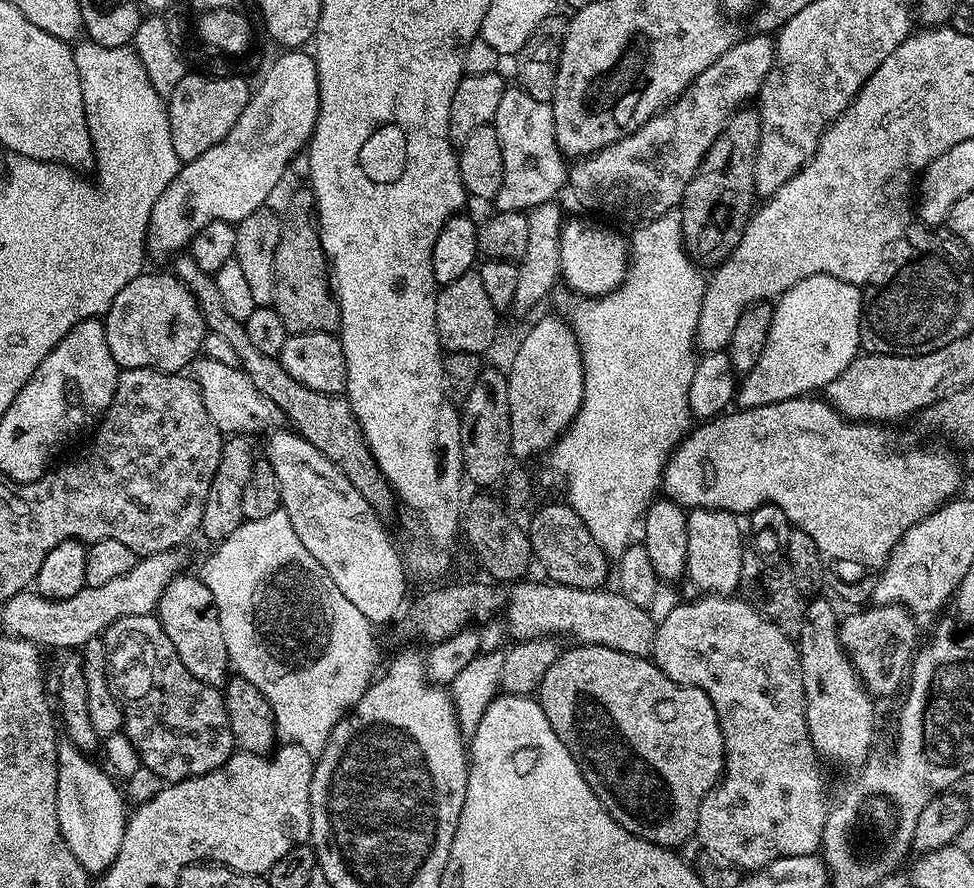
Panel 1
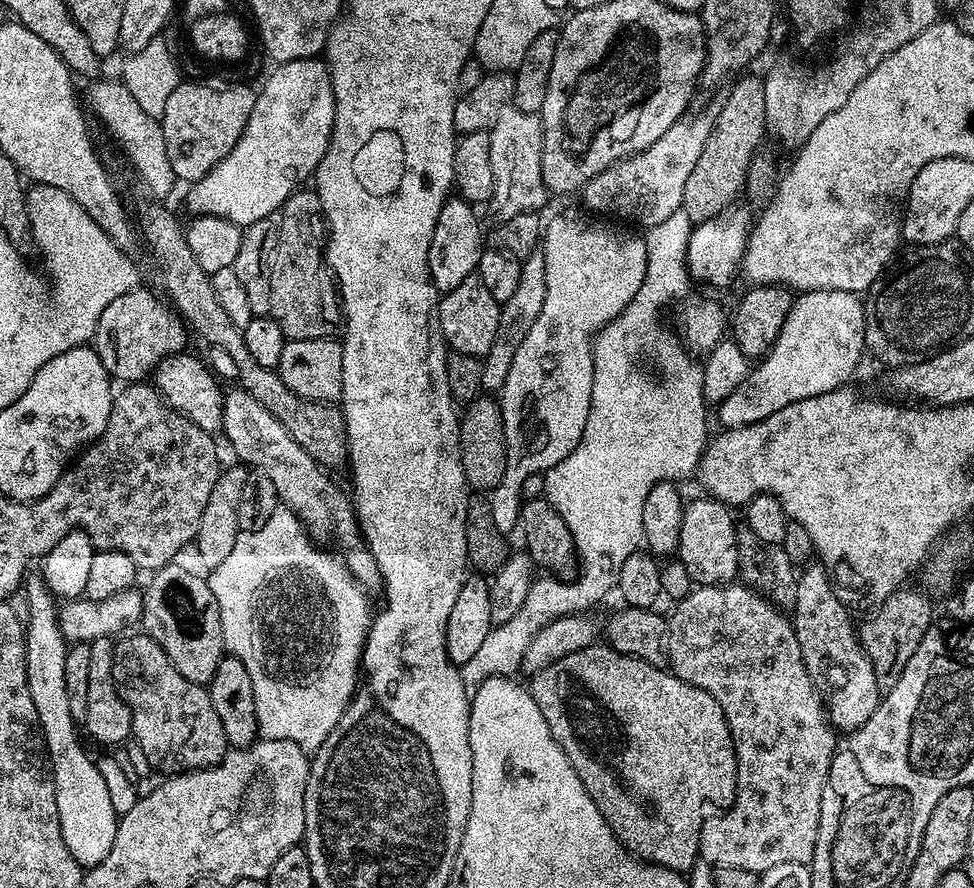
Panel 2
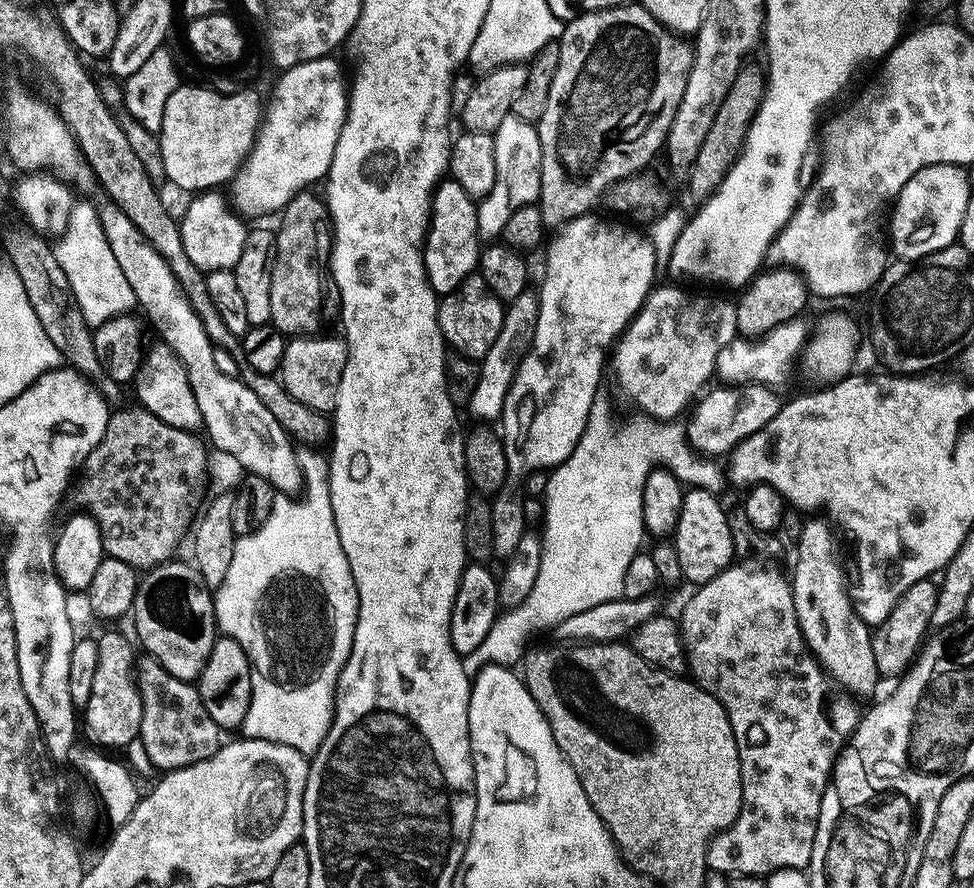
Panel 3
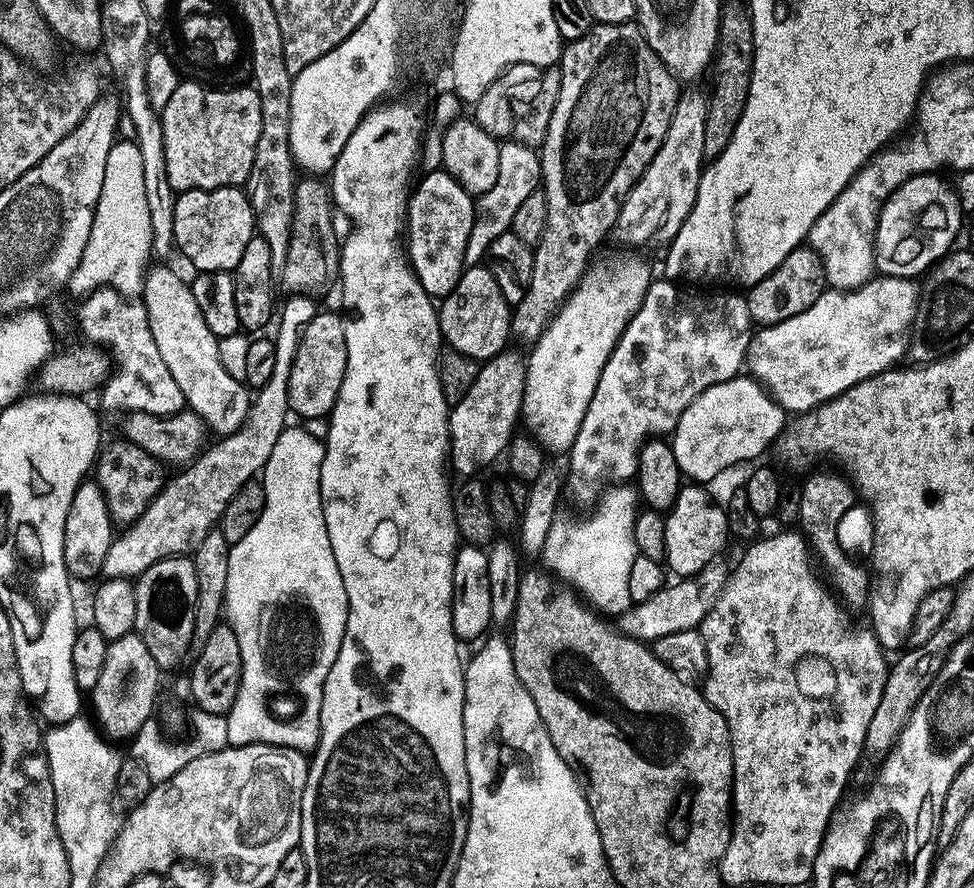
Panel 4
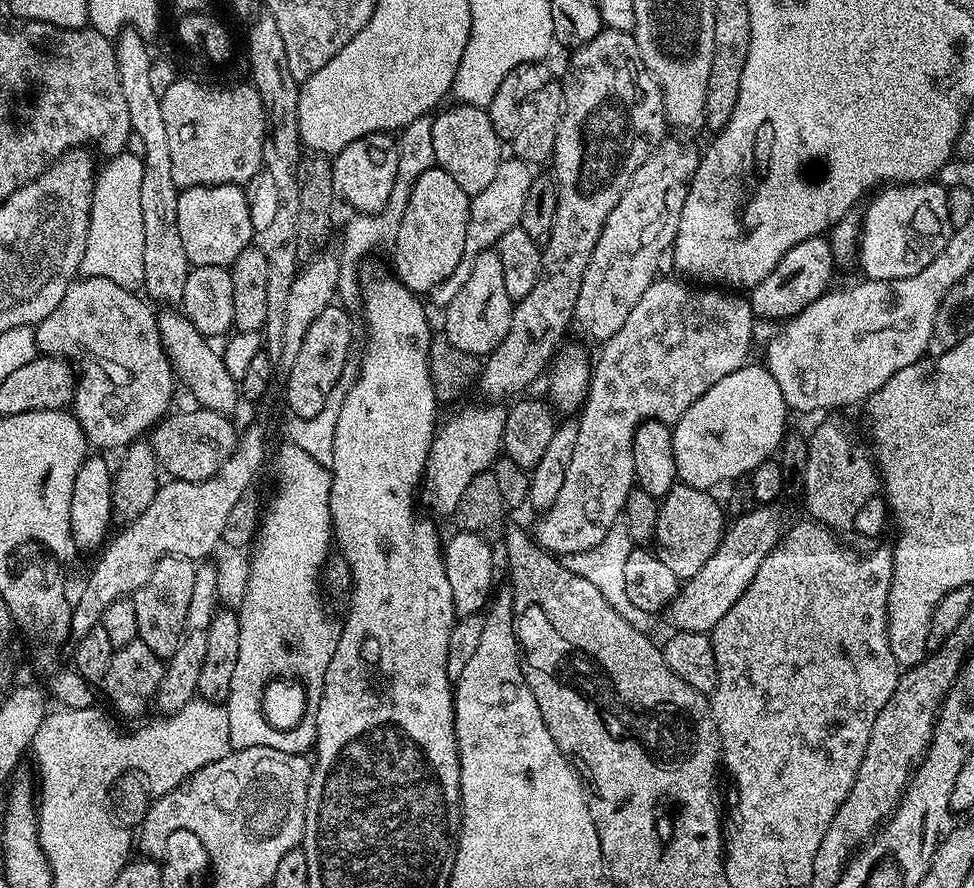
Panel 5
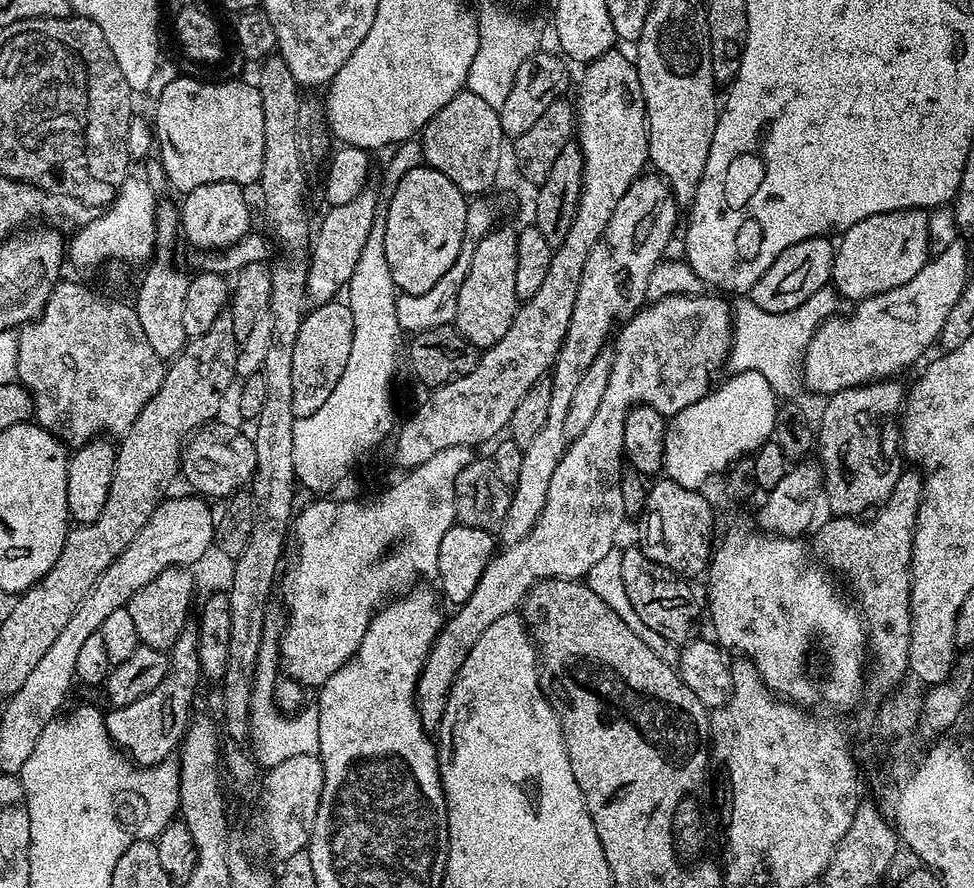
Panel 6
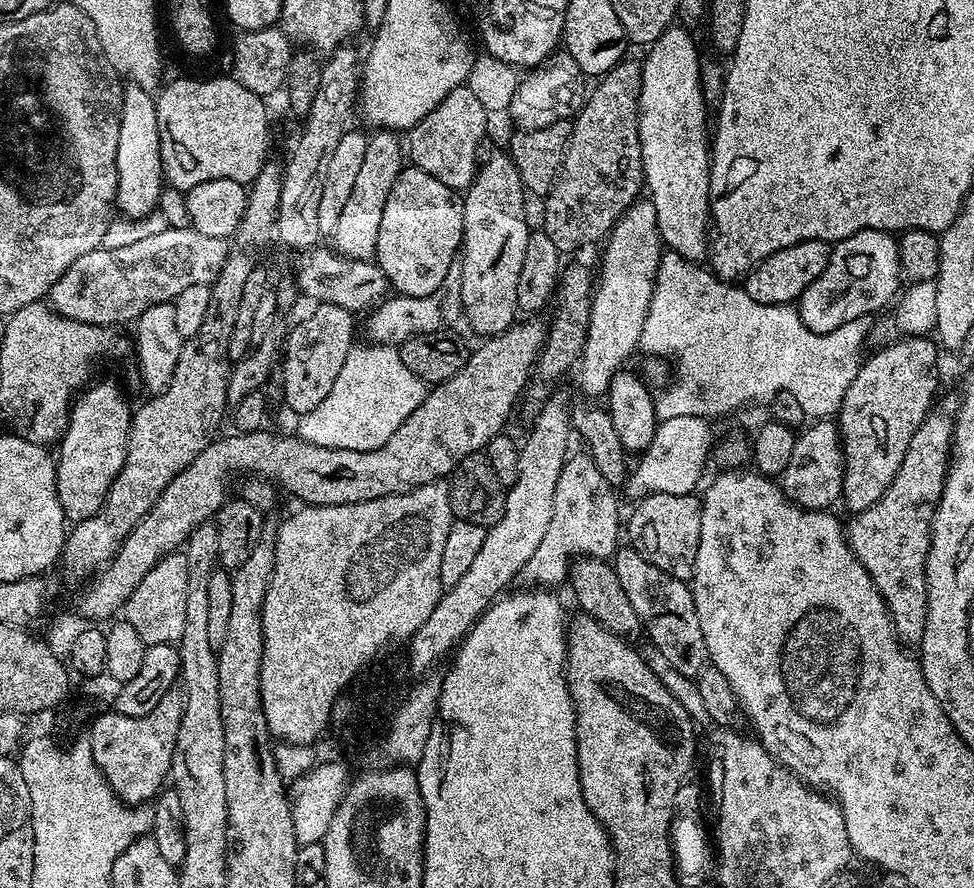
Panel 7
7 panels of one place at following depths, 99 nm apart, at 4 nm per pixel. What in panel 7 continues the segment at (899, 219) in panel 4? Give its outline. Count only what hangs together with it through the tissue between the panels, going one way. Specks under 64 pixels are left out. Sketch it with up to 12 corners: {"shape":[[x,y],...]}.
{"shape":[[897,237],[831,245],[800,295],[811,332],[887,309],[901,288]]}

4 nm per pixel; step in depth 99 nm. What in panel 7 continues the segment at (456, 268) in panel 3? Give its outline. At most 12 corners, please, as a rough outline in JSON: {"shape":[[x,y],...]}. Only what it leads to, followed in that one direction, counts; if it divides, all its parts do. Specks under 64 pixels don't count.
{"shape":[[404,167],[374,257],[401,296],[434,294],[463,242],[463,195]]}

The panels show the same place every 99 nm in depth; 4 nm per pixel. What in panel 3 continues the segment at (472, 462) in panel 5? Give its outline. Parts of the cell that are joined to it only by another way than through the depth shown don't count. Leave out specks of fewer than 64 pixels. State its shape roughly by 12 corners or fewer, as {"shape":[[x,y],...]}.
{"shape":[[540,298],[507,301],[502,330],[479,361],[466,405],[499,421],[522,358],[532,349]]}

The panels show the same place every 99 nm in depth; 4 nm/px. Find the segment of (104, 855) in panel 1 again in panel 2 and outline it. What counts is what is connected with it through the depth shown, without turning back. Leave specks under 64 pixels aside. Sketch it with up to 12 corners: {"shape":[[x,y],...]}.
{"shape":[[43,579],[26,584],[28,689],[66,850],[112,845],[112,788],[67,705],[69,645]]}

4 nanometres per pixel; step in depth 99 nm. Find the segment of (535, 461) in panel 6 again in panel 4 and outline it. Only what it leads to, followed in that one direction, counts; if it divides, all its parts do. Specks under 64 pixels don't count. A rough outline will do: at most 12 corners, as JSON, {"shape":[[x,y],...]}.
{"shape":[[681,91],[628,191],[625,245],[678,234],[706,167],[708,96]]}

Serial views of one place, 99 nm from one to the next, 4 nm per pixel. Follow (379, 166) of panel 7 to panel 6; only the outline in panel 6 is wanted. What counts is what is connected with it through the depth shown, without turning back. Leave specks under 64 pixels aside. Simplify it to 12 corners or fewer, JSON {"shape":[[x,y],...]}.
{"shape":[[359,192],[315,229],[306,300],[329,304],[347,289],[378,215]]}

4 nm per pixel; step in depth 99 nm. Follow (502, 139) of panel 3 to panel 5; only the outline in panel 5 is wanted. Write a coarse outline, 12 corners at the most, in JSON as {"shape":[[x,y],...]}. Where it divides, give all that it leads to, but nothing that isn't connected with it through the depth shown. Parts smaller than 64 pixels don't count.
{"shape":[[501,159],[471,197],[458,270],[430,293],[443,310],[470,278],[474,257],[519,225],[533,165]]}

